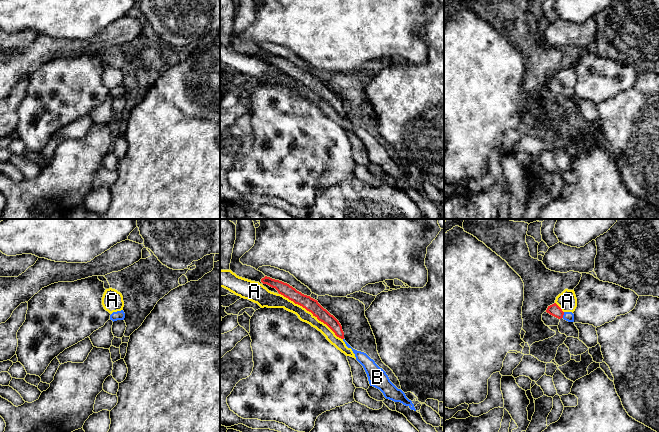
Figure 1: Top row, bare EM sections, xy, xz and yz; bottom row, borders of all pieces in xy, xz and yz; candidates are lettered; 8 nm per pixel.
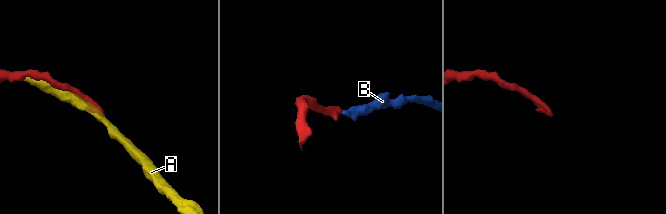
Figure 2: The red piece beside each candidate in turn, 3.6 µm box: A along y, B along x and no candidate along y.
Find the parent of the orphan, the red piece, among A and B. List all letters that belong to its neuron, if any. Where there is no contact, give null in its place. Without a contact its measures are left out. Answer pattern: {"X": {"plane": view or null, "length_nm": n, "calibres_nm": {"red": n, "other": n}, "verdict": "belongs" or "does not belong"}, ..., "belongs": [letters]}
{"A": {"plane": "xz", "length_nm": 650, "calibres_nm": {"red": 110, "other": 100}, "verdict": "does not belong"}, "B": {"plane": "yz", "length_nm": 50, "calibres_nm": {"red": 90, "other": 80}, "verdict": "belongs"}, "belongs": ["B"]}

